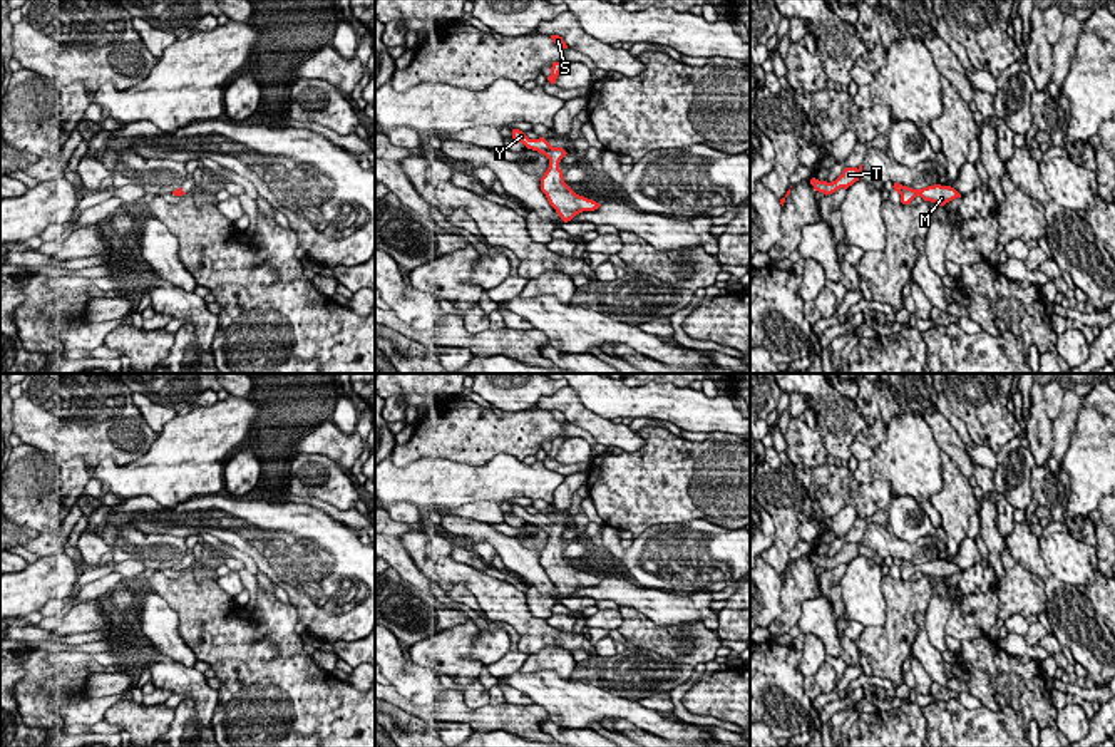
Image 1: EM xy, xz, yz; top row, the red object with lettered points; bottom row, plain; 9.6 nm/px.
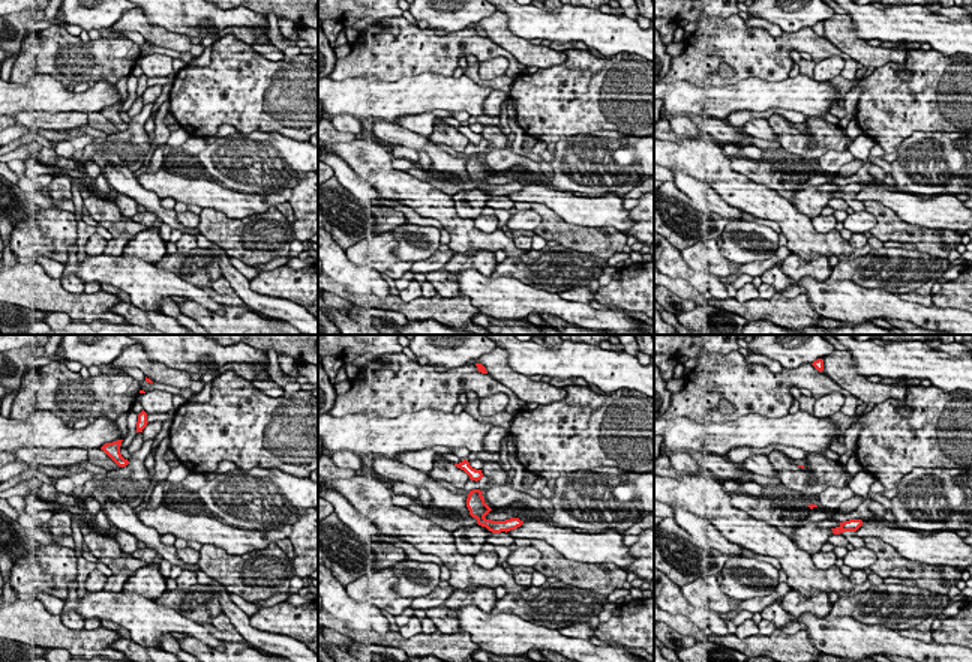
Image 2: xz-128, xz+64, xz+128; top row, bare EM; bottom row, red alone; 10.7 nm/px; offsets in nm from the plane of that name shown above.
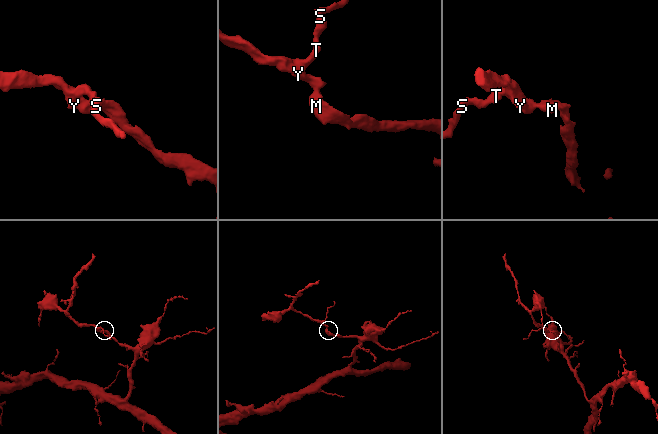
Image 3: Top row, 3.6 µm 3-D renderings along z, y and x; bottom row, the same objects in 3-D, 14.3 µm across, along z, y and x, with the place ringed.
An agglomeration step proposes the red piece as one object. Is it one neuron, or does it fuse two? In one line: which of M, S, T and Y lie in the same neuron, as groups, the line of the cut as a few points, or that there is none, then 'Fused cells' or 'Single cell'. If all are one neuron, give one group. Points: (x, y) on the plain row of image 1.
Groups: M S T Y. No split. Single cell

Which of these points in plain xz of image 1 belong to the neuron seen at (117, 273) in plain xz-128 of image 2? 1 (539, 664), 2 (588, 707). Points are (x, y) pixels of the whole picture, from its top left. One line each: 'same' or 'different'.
1: different
2: same

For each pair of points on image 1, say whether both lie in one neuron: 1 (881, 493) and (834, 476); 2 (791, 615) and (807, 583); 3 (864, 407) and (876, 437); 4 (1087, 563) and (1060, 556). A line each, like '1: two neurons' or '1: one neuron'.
1: one neuron
2: one neuron
3: one neuron
4: one neuron

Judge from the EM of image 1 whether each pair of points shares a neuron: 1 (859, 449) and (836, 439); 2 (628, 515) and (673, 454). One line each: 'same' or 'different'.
1: different
2: same

